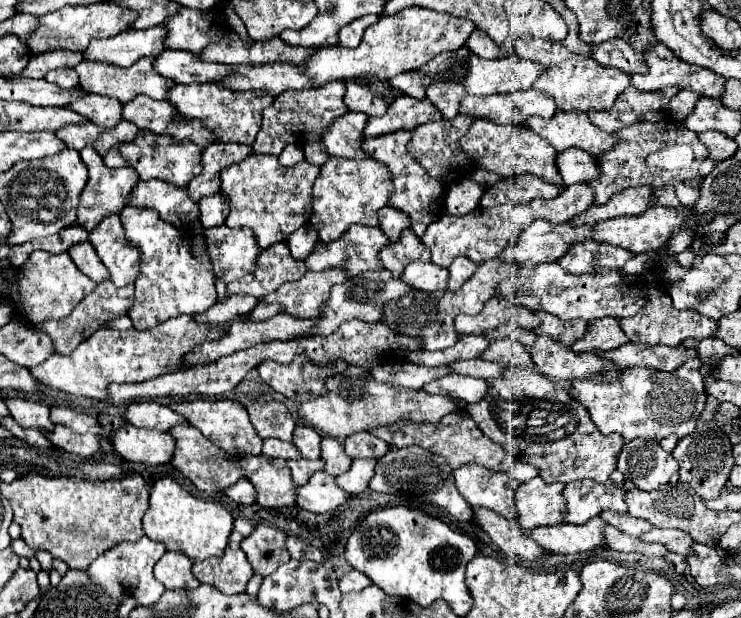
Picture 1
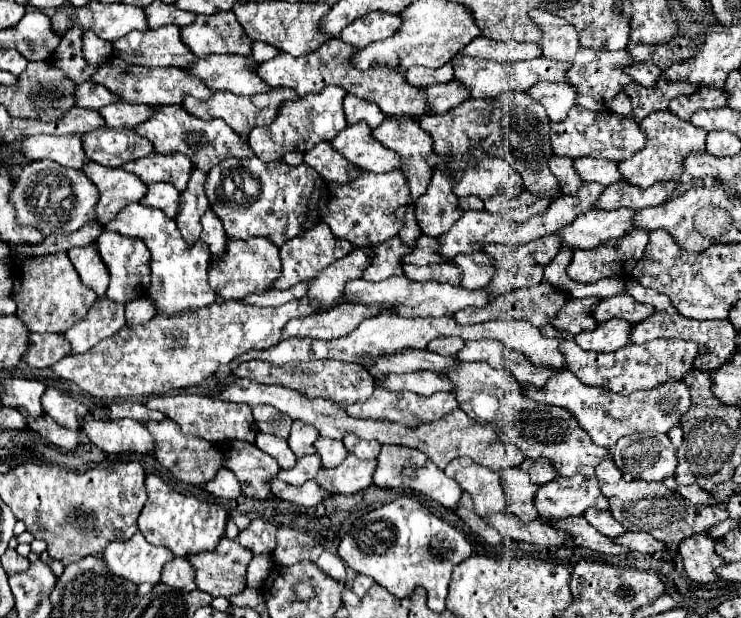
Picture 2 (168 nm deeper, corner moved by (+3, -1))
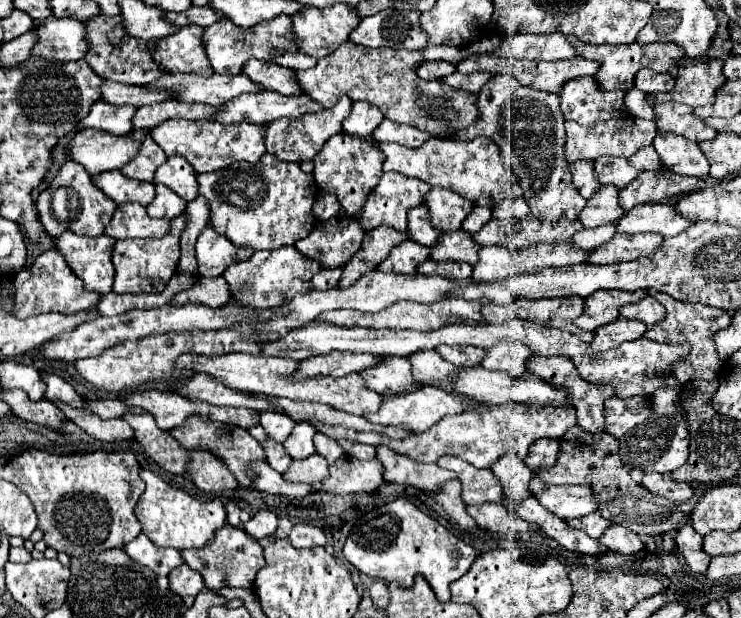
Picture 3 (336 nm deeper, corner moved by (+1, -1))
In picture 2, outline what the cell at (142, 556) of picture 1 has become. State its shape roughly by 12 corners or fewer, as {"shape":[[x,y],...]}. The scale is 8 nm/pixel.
{"shape":[[141,533],[109,543],[101,559],[111,575],[157,585],[173,559]]}

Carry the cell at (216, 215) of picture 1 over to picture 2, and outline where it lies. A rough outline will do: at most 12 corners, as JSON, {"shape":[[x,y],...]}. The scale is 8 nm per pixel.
{"shape":[[211,211],[201,217],[201,239],[211,257],[225,251],[227,241],[219,217]]}

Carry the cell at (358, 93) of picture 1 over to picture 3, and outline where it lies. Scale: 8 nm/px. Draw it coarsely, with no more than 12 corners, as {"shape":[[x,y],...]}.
{"shape":[[365,101],[353,103],[343,131],[369,137],[385,117]]}

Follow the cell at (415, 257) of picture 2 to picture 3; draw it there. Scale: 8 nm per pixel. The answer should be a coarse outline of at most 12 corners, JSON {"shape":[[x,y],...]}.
{"shape":[[459,229],[443,233],[431,259],[475,265],[481,245]]}

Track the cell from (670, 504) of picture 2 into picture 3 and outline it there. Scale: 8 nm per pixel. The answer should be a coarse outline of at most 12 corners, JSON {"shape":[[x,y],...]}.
{"shape":[[575,425],[535,477],[589,485],[601,517],[639,535],[689,523],[621,463],[617,439]]}

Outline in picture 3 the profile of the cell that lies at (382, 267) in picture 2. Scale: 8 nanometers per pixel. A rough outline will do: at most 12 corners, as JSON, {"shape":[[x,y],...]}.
{"shape":[[415,241],[393,247],[381,271],[417,275],[429,247]]}

